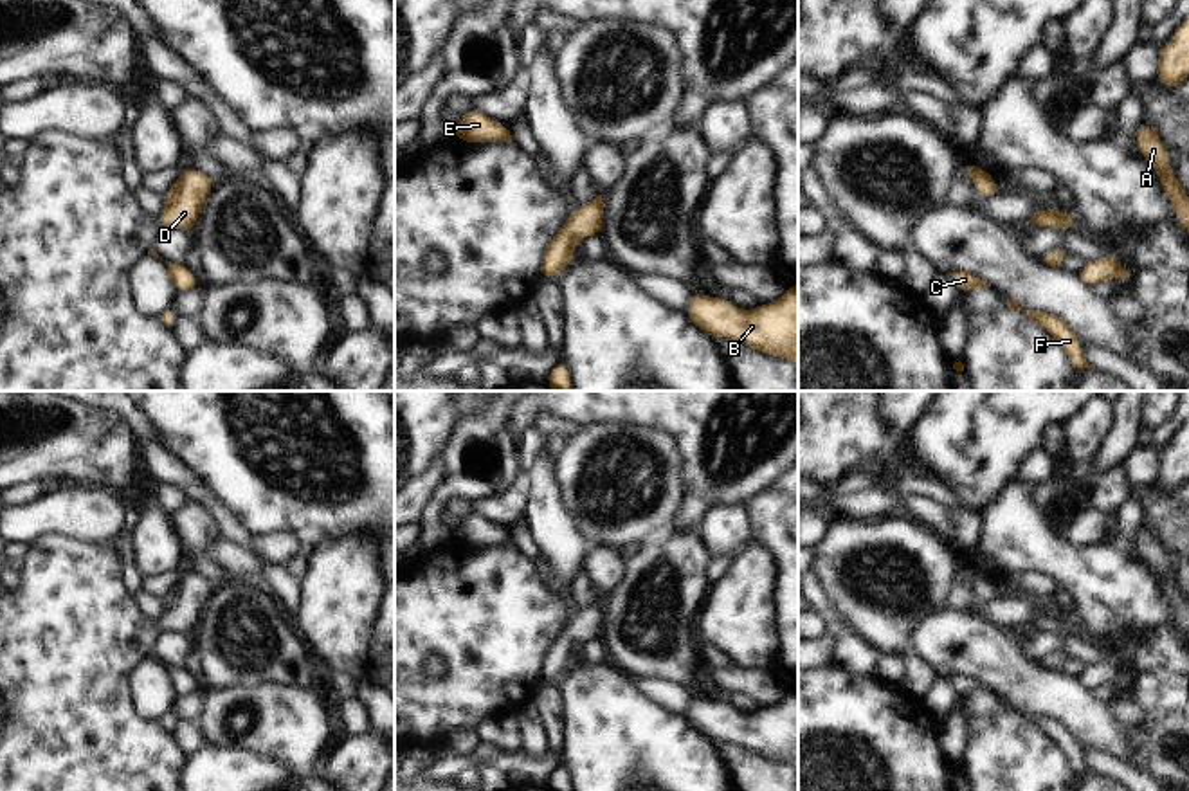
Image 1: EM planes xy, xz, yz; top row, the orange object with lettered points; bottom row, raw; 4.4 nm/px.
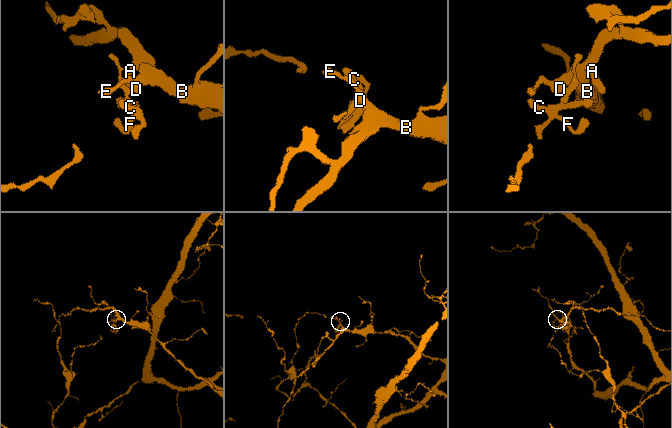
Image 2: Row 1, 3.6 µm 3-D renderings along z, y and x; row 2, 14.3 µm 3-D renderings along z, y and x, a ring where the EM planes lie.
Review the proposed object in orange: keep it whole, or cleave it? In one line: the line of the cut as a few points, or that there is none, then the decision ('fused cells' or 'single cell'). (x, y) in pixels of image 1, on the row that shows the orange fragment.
cut none; single cell

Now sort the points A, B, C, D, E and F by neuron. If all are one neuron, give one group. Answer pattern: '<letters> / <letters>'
A B C D E F

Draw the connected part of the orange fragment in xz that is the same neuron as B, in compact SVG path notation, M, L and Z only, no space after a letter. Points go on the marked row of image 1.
M798 283L753 310L742 310L730 299L692 292L686 317L712 339L739 341L764 355L787 359L798 366Z

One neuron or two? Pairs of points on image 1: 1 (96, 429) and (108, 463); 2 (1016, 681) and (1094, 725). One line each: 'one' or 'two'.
1: one
2: one

